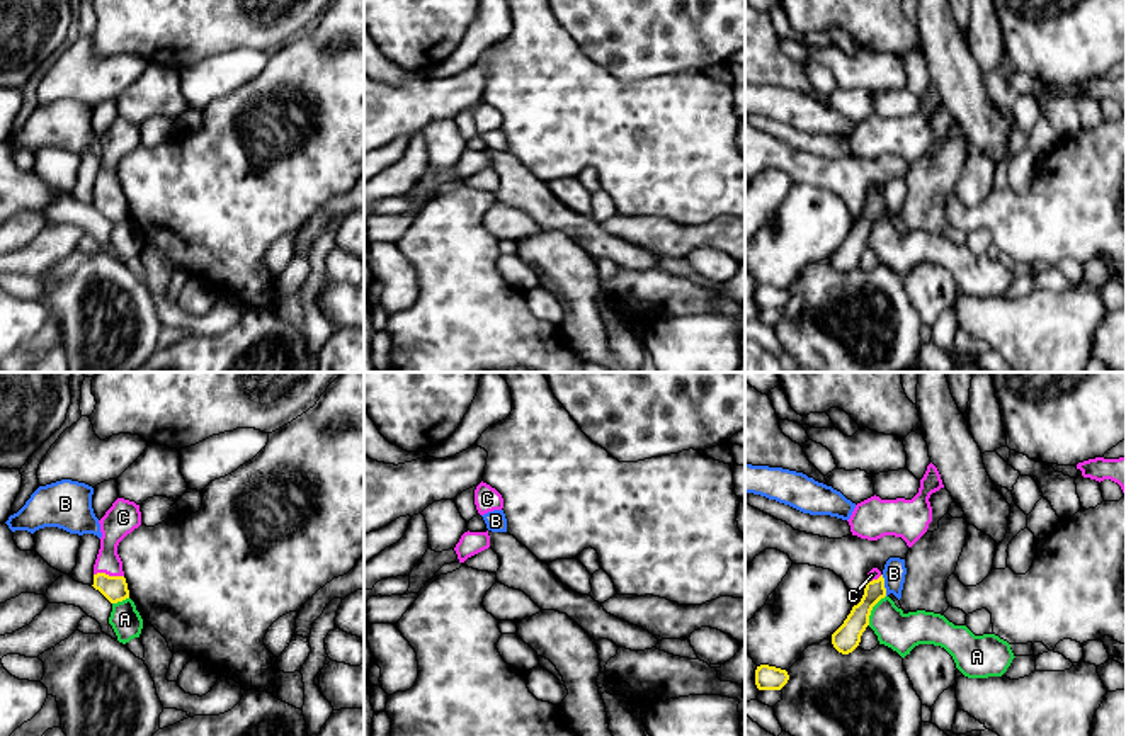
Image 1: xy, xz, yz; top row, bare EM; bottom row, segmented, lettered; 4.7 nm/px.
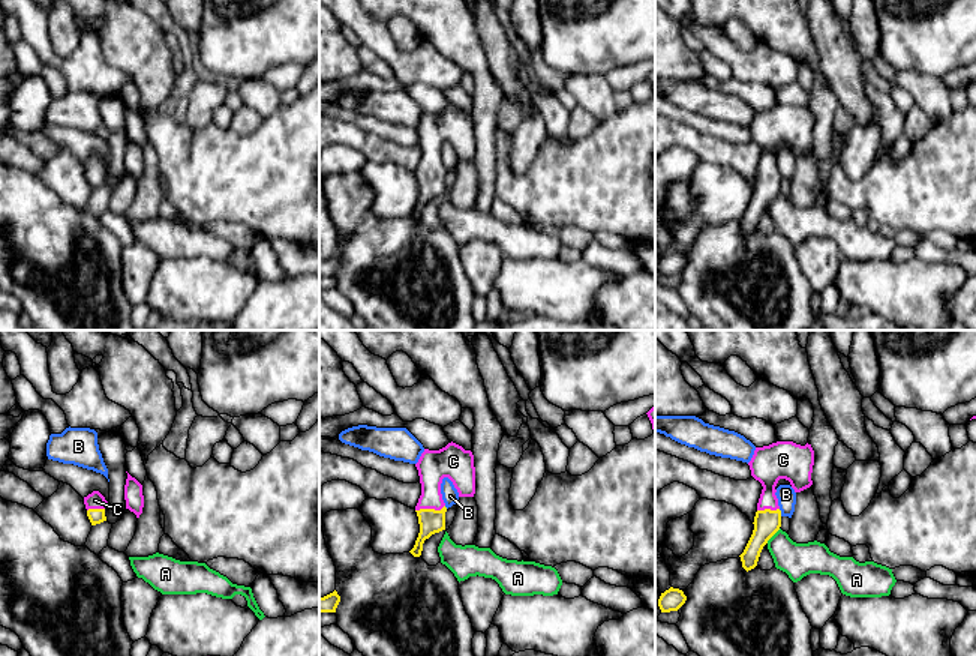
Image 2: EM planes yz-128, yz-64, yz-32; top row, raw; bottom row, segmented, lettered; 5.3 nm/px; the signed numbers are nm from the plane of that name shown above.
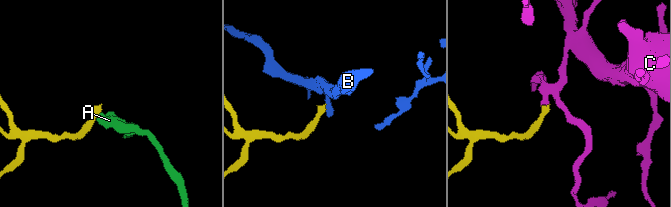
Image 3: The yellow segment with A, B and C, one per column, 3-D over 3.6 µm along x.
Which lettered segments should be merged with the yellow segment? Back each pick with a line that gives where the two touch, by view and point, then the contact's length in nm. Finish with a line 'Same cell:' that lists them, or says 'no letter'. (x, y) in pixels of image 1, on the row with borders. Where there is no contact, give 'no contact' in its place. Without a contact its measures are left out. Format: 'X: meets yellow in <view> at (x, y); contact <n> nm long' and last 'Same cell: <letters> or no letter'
C: meets yellow in xy at (108, 575); contact 140 nm long
Same cell: C

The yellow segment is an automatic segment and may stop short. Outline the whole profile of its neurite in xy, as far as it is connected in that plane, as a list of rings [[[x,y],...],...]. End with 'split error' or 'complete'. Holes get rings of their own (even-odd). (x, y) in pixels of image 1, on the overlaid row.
[[[117,498],[99,524],[102,537],[94,564],[92,586],[99,590],[111,603],[117,603],[129,598],[117,546],[128,534],[141,525],[139,505]]]; split error

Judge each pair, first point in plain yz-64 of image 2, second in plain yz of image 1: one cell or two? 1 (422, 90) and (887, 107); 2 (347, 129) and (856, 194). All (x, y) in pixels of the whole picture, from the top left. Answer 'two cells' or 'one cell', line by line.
1: two cells
2: one cell

